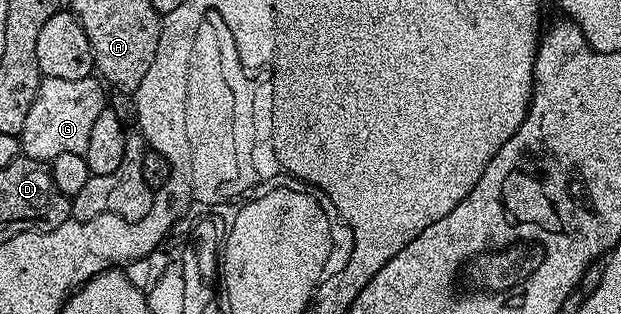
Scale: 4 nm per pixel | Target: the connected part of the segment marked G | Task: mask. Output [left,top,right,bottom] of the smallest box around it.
[18,75,106,162]

